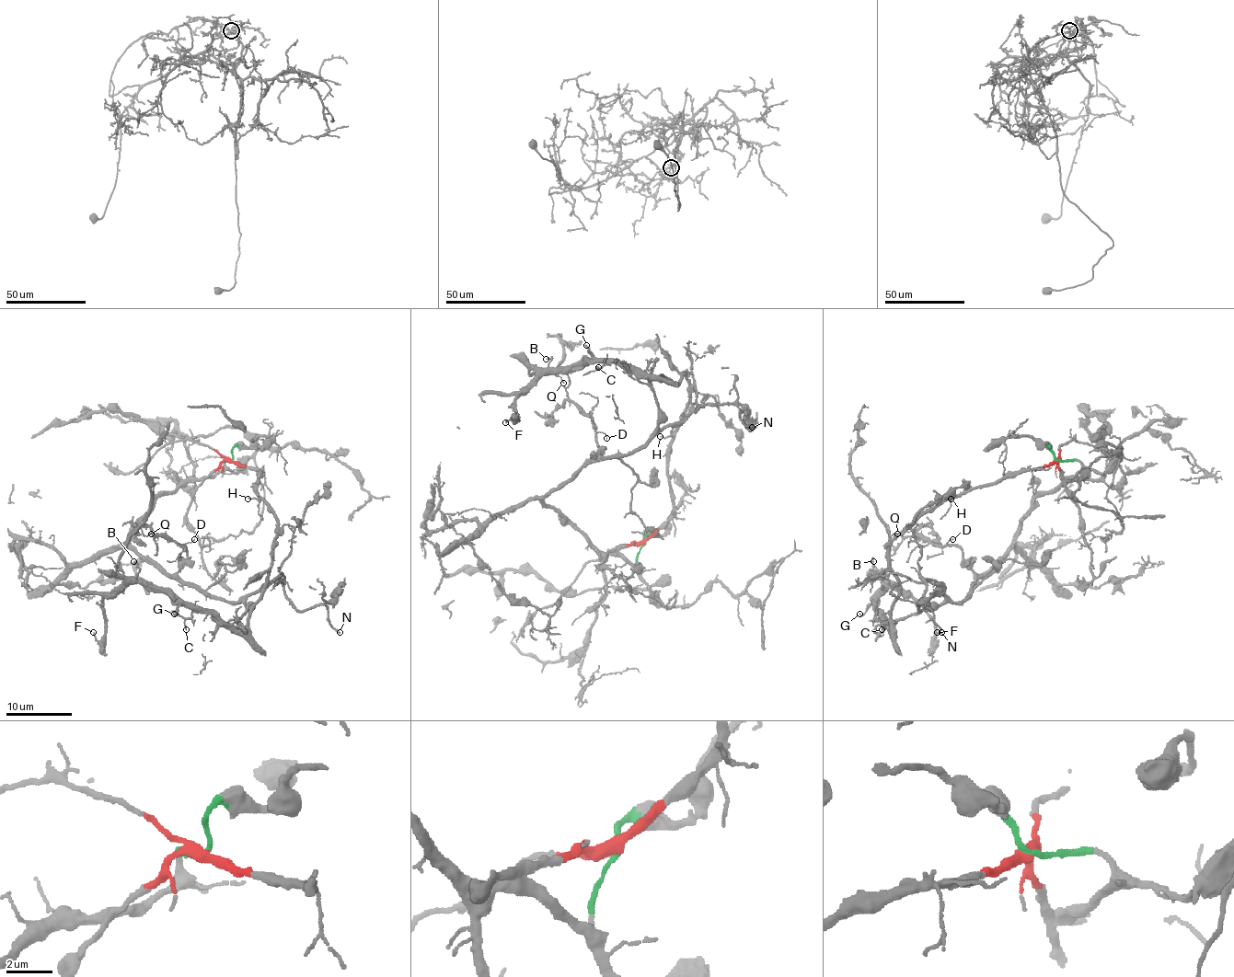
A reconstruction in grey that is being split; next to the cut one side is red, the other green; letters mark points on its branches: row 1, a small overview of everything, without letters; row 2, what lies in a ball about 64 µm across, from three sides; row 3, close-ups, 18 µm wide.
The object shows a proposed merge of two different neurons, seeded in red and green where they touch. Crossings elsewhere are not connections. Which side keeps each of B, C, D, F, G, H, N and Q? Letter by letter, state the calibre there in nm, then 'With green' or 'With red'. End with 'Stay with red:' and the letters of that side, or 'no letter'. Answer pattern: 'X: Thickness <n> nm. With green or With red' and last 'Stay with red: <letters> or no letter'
B: Thickness 140 nm. With red
C: Thickness 100 nm. With red
D: Thickness 110 nm. With green
F: Thickness 130 nm. With red
G: Thickness 130 nm. With red
H: Thickness 140 nm. With red
N: Thickness 170 nm. With green
Q: Thickness 120 nm. With red
Stay with red: B, C, F, G, H, Q

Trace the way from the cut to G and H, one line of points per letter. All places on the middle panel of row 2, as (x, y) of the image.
G: (643, 543), (673, 511), (668, 452), (689, 383), (639, 377), (585, 344)
H: (643, 543), (673, 511), (673, 493), (668, 478), (672, 437), (660, 437)

